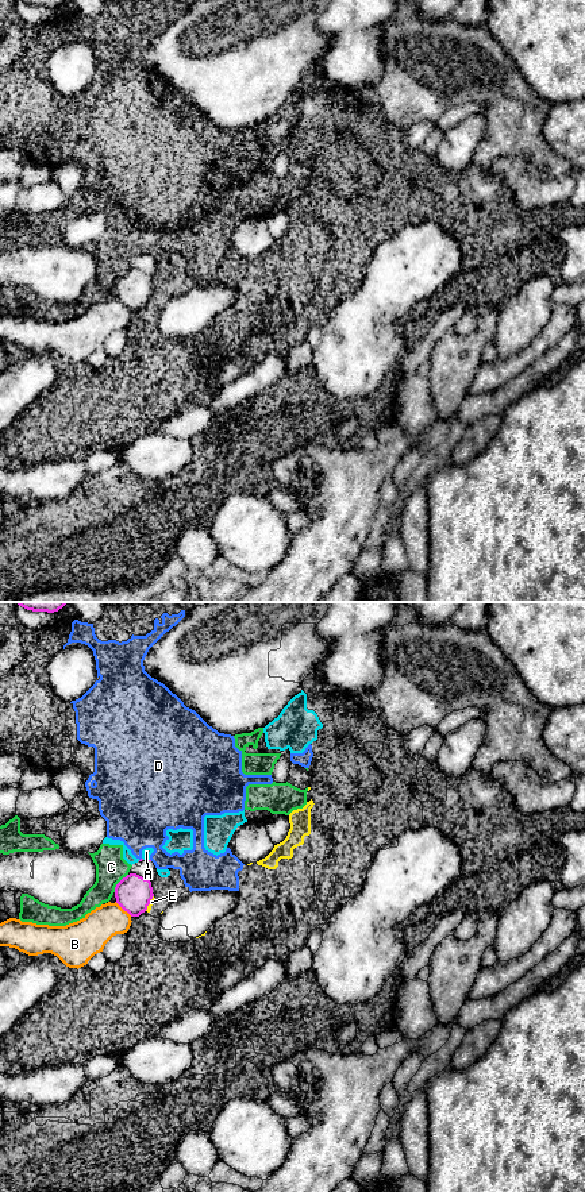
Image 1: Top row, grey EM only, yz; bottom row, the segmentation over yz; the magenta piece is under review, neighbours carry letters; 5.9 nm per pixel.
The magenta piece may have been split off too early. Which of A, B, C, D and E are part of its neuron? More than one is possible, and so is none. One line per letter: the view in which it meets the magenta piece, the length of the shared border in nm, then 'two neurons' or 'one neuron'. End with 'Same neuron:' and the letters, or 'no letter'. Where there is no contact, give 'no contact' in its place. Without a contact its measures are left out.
A: no contact; two neurons
B: contact in yz; length 130 nm; two neurons
C: contact in yz; length 140 nm; two neurons
D: no contact; two neurons
E: contact in yz; length 110 nm; two neurons
Same neuron: no letter

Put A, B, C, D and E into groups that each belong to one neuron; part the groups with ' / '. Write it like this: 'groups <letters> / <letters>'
groups A C D E / B

